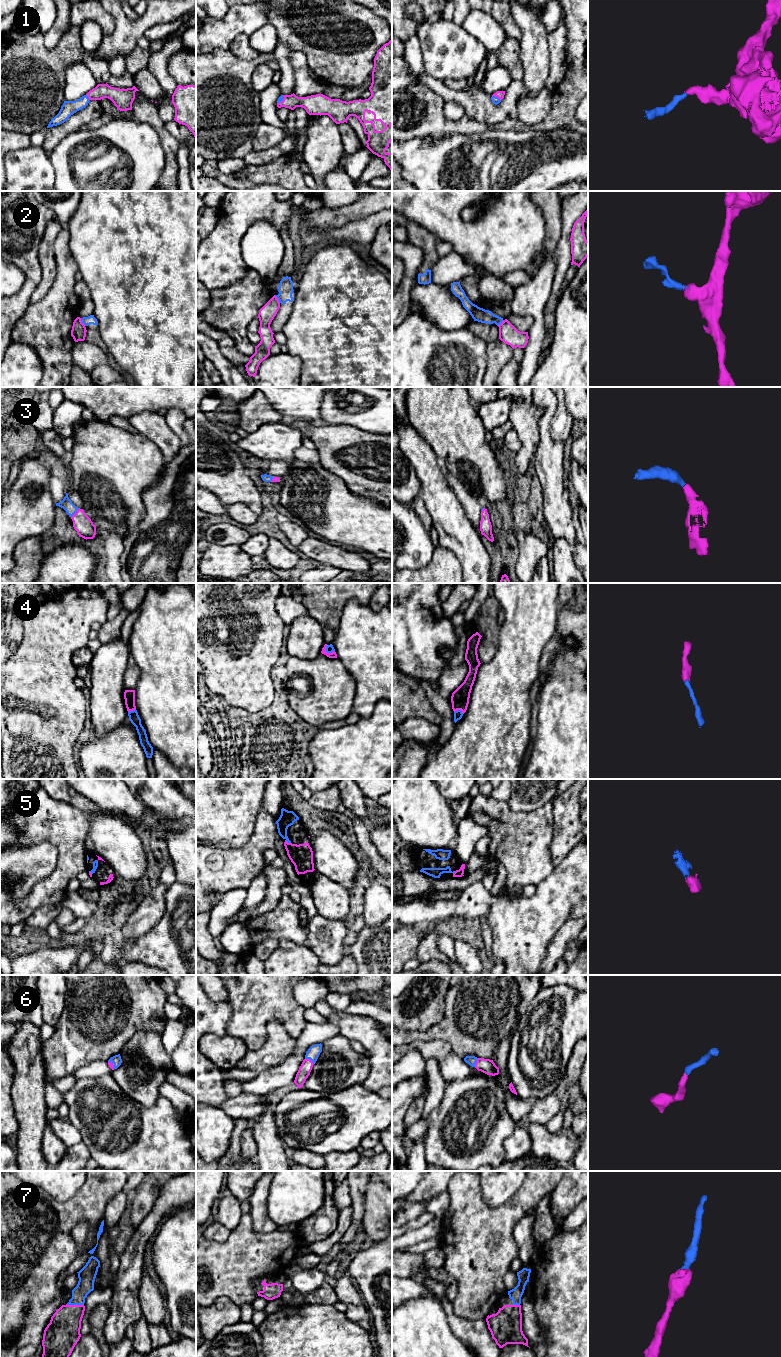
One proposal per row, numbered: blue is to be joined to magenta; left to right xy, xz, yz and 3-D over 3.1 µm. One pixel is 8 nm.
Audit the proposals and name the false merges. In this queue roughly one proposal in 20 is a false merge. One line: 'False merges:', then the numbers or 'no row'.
False merges: 2

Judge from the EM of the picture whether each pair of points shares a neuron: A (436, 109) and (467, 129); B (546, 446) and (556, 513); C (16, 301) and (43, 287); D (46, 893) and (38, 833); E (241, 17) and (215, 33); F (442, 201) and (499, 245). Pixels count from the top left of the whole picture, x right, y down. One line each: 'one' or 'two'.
A: one
B: one
C: two
D: one
E: one
F: one

